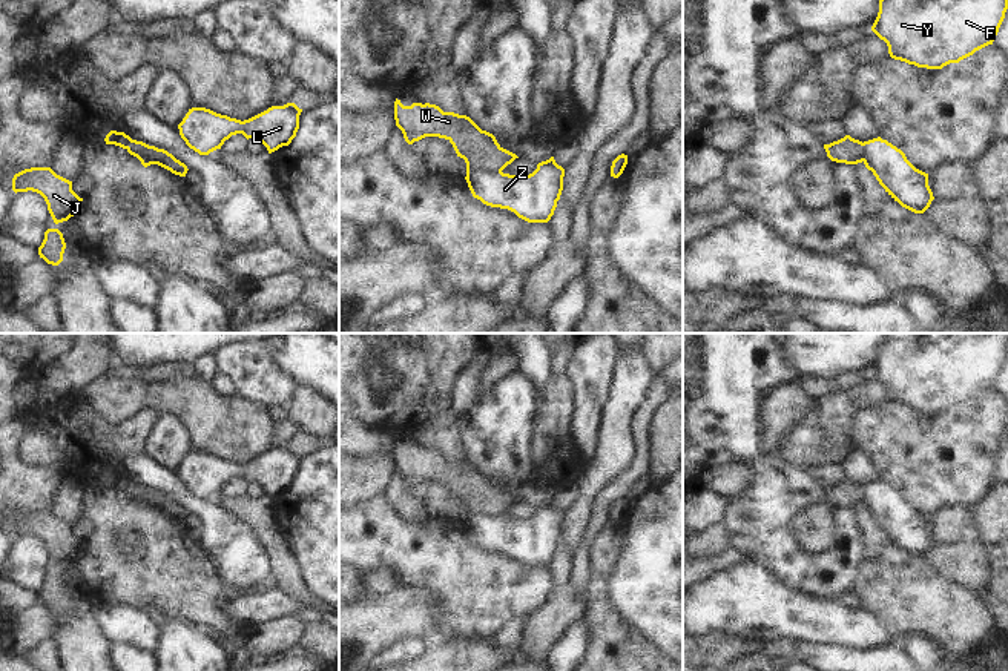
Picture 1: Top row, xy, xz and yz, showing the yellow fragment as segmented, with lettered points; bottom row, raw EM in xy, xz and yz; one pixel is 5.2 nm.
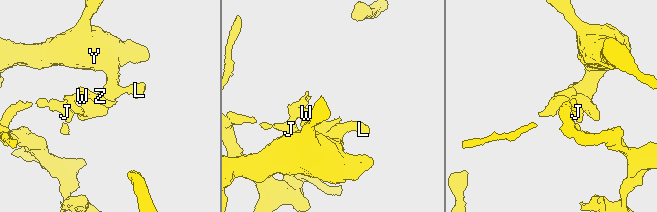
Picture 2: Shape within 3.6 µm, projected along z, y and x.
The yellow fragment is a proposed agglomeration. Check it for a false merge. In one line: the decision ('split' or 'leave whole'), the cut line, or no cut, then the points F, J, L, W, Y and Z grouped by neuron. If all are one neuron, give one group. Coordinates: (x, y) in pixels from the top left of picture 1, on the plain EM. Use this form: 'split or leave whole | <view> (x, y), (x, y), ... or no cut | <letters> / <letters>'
split | xz (500, 515), (471, 515), (467, 519) | F L Y Z / J W

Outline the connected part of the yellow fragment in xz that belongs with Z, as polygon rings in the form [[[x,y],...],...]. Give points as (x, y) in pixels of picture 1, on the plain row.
[[[551,501],[529,519],[473,514],[465,524],[474,542],[508,553],[528,567],[548,567],[563,534],[565,513]]]

